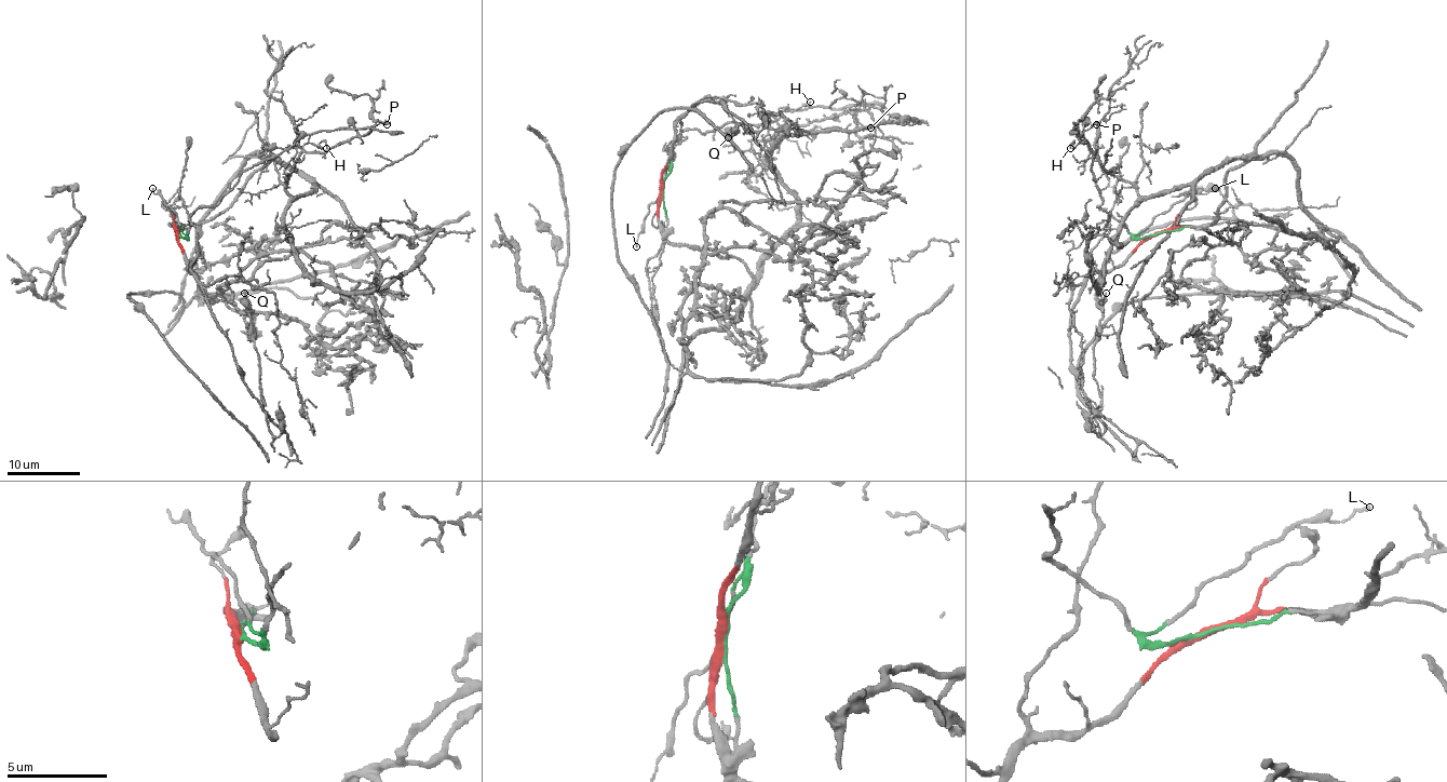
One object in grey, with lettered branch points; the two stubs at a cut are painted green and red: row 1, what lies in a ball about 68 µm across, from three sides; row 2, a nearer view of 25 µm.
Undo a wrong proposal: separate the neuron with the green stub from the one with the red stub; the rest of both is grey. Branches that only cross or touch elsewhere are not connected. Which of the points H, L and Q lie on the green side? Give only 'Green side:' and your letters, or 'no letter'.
Green side: H, L

